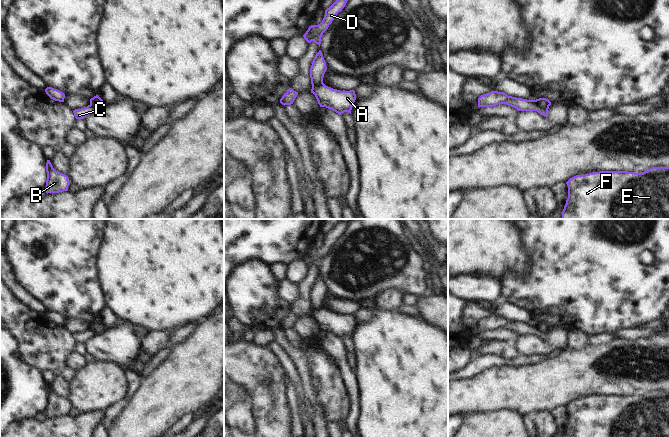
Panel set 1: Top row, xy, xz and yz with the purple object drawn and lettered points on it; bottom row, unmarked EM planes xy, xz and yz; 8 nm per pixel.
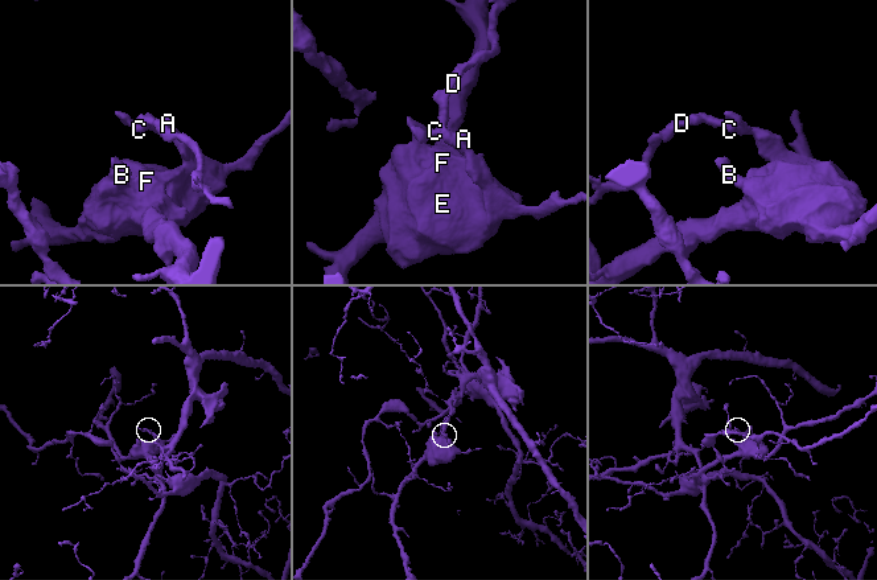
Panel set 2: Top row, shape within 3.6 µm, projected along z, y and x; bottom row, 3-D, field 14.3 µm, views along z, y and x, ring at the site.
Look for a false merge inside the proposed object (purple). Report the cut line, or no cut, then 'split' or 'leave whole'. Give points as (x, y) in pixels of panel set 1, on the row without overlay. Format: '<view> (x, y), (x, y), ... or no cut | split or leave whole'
xz (322, 306), (312, 316) | split

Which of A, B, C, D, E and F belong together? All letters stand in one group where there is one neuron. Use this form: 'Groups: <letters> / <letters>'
Groups: A B E F / C D

